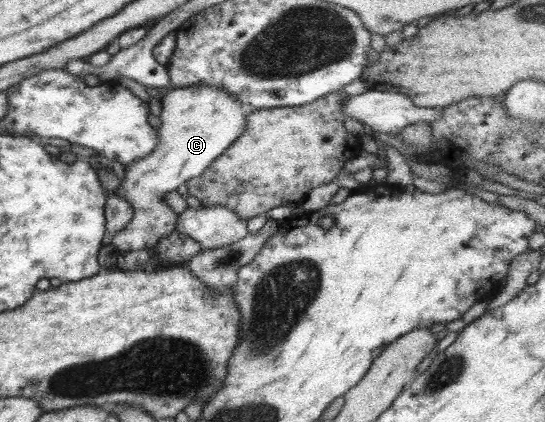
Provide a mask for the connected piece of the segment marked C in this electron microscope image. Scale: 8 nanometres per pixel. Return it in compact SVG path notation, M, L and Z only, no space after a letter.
M210 85L169 89L160 98L160 105L158 144L147 156L126 166L124 178L120 180L119 194L131 205L133 214L109 244L118 252L150 250L162 237L175 231L177 214L162 200L164 193L174 191L178 185L205 171L244 131L246 116L252 111L224 89Z

